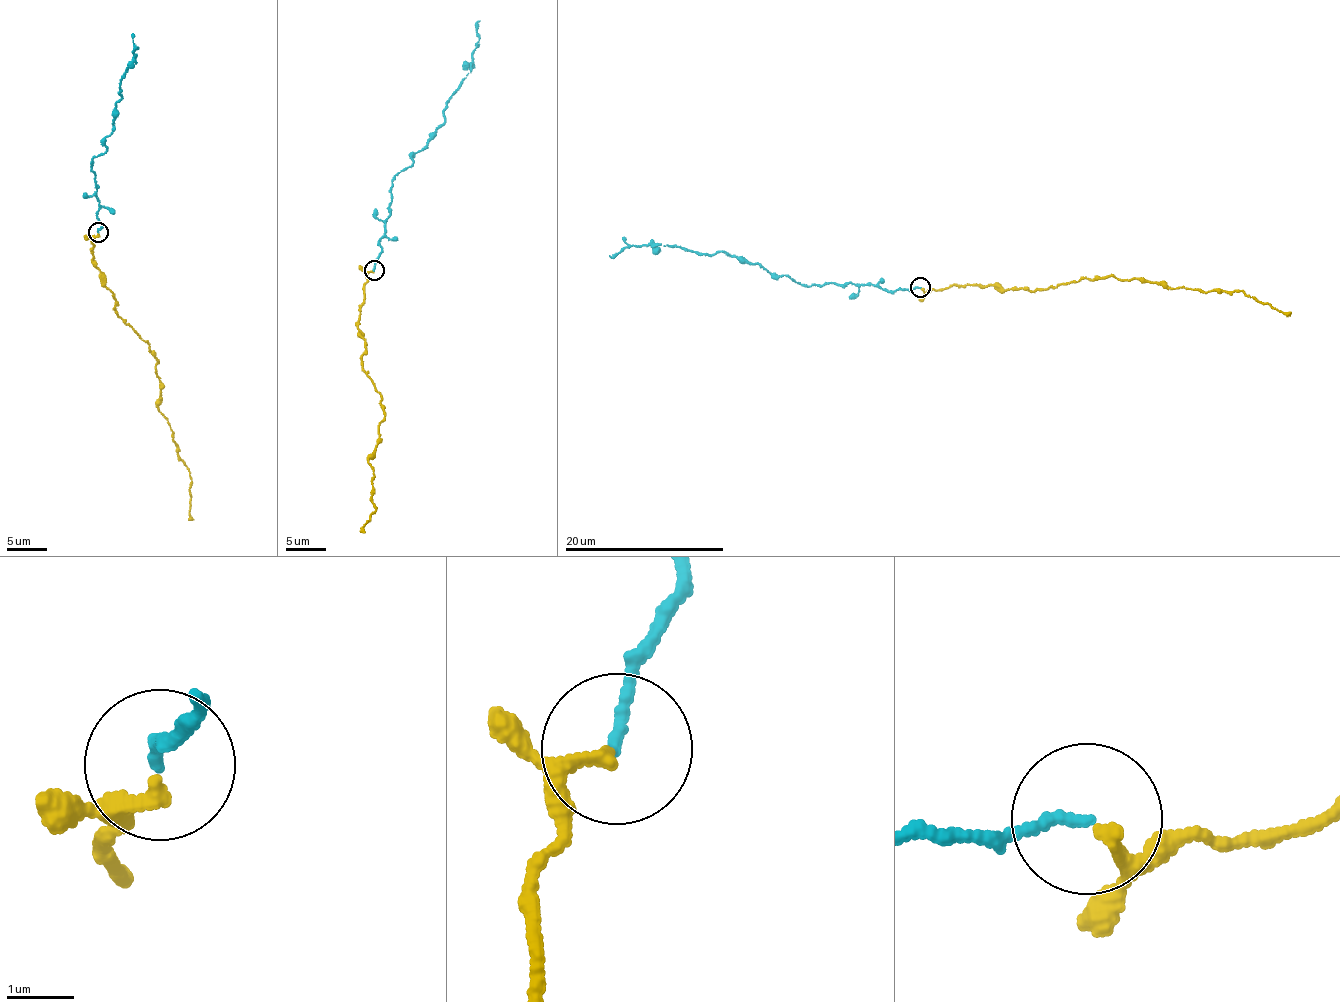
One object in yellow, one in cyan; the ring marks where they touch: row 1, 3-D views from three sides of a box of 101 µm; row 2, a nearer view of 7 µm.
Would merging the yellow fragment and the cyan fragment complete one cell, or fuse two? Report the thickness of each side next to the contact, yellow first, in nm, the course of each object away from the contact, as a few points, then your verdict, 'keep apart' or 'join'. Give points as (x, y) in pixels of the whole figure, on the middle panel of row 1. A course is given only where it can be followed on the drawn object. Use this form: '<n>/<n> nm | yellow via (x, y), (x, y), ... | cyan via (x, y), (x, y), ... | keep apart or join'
150/160 nm | yellow via (373, 270), (359, 336), (385, 419), (368, 458), (376, 508), (360, 533) | cyan via (373, 270), (392, 179), (444, 123), (445, 103), (471, 71), (479, 20) | join

